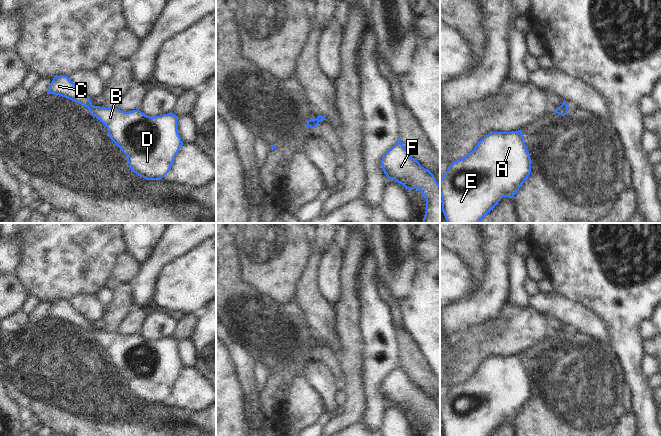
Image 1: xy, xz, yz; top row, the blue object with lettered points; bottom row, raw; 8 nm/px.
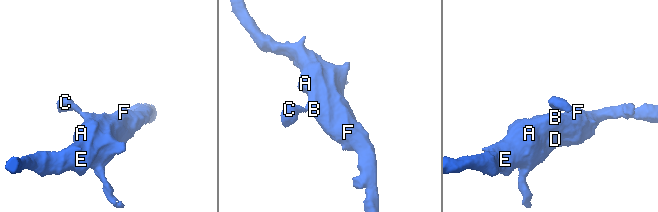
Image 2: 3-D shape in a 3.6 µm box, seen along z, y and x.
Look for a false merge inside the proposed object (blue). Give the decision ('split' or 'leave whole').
split

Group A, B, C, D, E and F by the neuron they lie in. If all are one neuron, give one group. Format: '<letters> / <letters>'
A B D E F / C

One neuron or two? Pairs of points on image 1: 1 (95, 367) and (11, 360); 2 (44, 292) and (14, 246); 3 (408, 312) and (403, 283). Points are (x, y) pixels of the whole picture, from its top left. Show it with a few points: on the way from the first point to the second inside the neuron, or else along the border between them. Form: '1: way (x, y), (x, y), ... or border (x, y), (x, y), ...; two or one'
1: way (74, 367), (42, 367), (32, 363); one
2: border (16, 236), (21, 243), (21, 256), (13, 273); two
3: border (414, 272), (412, 286), (398, 304); two

